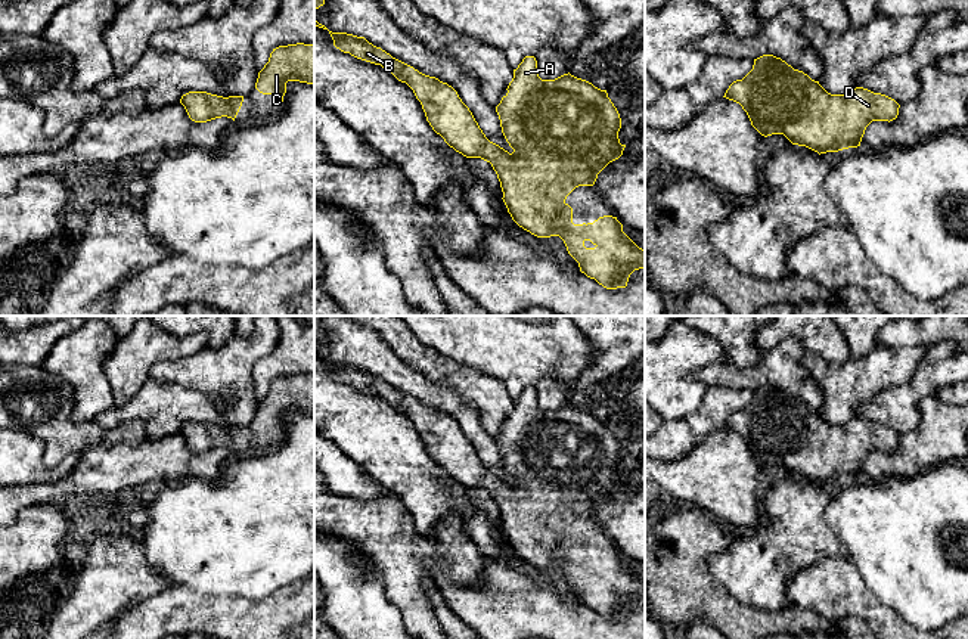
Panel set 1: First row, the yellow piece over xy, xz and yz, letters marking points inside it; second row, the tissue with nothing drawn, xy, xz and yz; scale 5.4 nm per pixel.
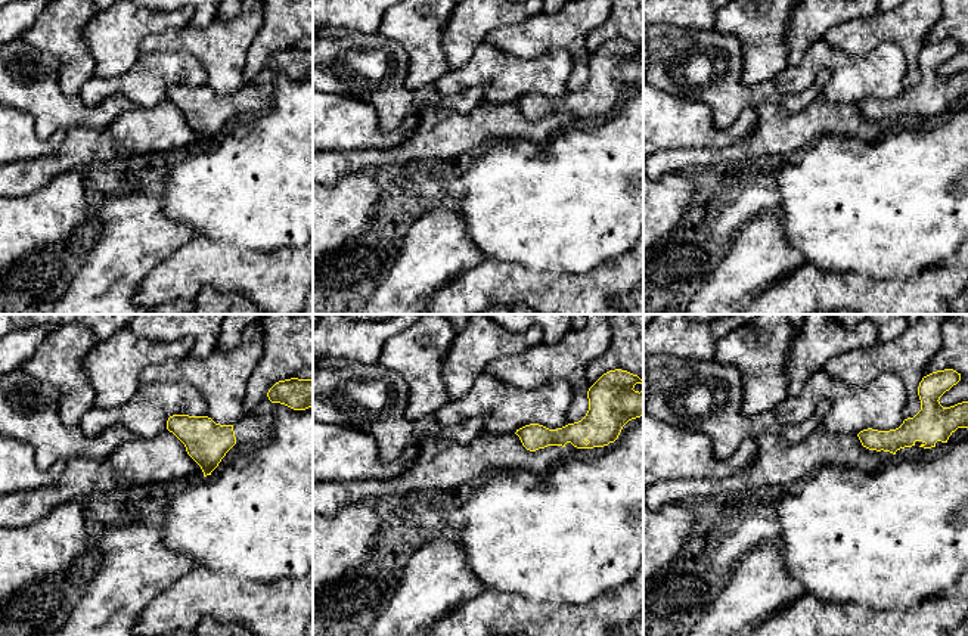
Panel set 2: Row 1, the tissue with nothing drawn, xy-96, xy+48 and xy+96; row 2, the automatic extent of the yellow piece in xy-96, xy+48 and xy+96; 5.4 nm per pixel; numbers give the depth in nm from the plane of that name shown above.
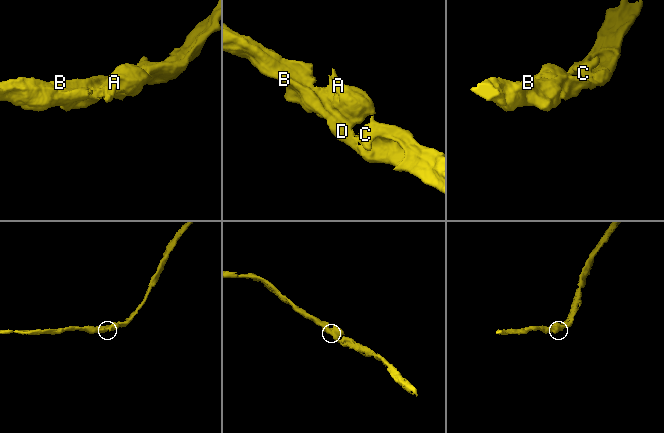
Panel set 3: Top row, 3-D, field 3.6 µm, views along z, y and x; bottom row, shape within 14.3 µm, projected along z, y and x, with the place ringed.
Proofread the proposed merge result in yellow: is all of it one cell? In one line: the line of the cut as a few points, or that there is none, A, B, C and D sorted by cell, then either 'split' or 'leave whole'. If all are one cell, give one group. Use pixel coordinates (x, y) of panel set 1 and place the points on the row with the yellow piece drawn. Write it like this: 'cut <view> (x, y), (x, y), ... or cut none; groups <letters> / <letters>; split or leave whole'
cut none; groups A B C D; leave whole

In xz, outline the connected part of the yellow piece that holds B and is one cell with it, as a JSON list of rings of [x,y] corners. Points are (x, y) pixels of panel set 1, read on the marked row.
[[[329,31],[333,46],[344,53],[381,65],[390,71],[398,81],[406,83],[421,102],[426,121],[432,130],[440,134],[444,142],[456,152],[466,158],[481,158],[491,164],[497,174],[503,192],[503,202],[512,220],[537,238],[559,236],[568,254],[578,263],[580,272],[587,277],[595,279],[606,289],[626,288],[630,274],[635,270],[645,269],[645,249],[639,248],[624,232],[623,224],[612,215],[604,215],[593,223],[574,224],[573,208],[565,202],[567,196],[578,186],[593,186],[598,174],[612,161],[623,155],[626,145],[620,143],[618,131],[621,128],[621,118],[608,97],[606,90],[595,87],[592,83],[564,74],[555,80],[542,80],[539,77],[537,61],[534,56],[525,56],[522,62],[514,69],[514,78],[508,86],[508,93],[496,106],[500,120],[502,133],[514,149],[512,153],[490,142],[478,122],[475,121],[469,108],[462,102],[457,91],[447,83],[435,77],[425,75],[413,66],[393,58],[381,47],[373,46],[364,37],[357,37],[347,32]]]

